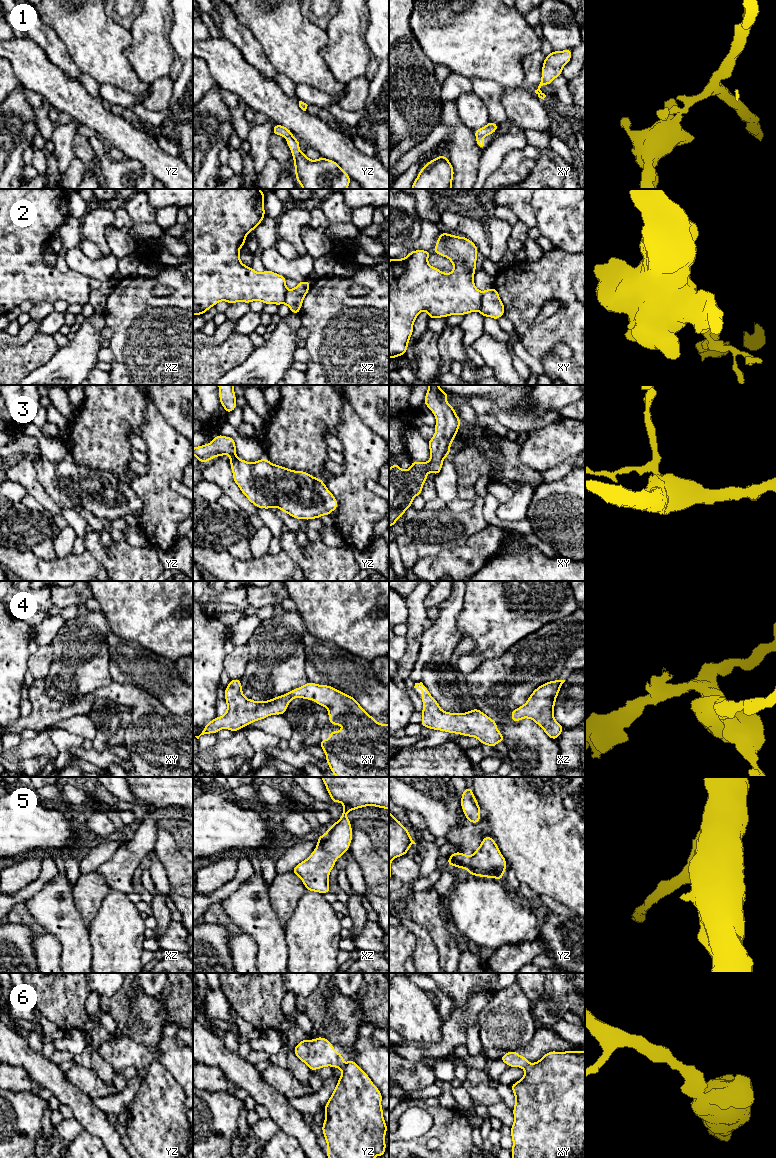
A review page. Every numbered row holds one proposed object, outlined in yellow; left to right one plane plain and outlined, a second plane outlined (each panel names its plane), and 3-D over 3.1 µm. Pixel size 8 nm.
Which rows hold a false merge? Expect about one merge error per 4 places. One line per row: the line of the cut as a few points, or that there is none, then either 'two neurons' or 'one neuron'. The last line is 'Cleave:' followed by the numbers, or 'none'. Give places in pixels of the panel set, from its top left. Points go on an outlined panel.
1: yz (292, 134), (287, 138) | two neurons
2: xy (482, 292), (481, 308), (479, 311) | two neurons
3: no cut | one neuron
4: no cut | one neuron
5: no cut | one neuron
6: xy (528, 1063), (523, 1067) | two neurons
Cleave: 1, 2, 6

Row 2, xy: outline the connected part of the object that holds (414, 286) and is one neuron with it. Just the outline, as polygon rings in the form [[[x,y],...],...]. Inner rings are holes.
[[[441,232],[437,239],[434,253],[448,258],[454,268],[446,274],[441,270],[428,264],[431,254],[425,250],[414,250],[403,259],[393,258],[389,260],[389,358],[405,355],[408,342],[413,333],[415,319],[420,312],[426,311],[430,319],[448,317],[450,315],[466,315],[471,312],[480,311],[482,292],[474,284],[474,273],[476,271],[477,246],[466,237],[458,237]]]

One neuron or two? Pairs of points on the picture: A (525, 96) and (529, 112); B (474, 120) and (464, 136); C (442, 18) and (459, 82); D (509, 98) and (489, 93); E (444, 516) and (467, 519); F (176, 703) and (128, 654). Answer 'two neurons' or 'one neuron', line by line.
A: one neuron
B: two neurons
C: two neurons
D: two neurons
E: one neuron
F: one neuron

